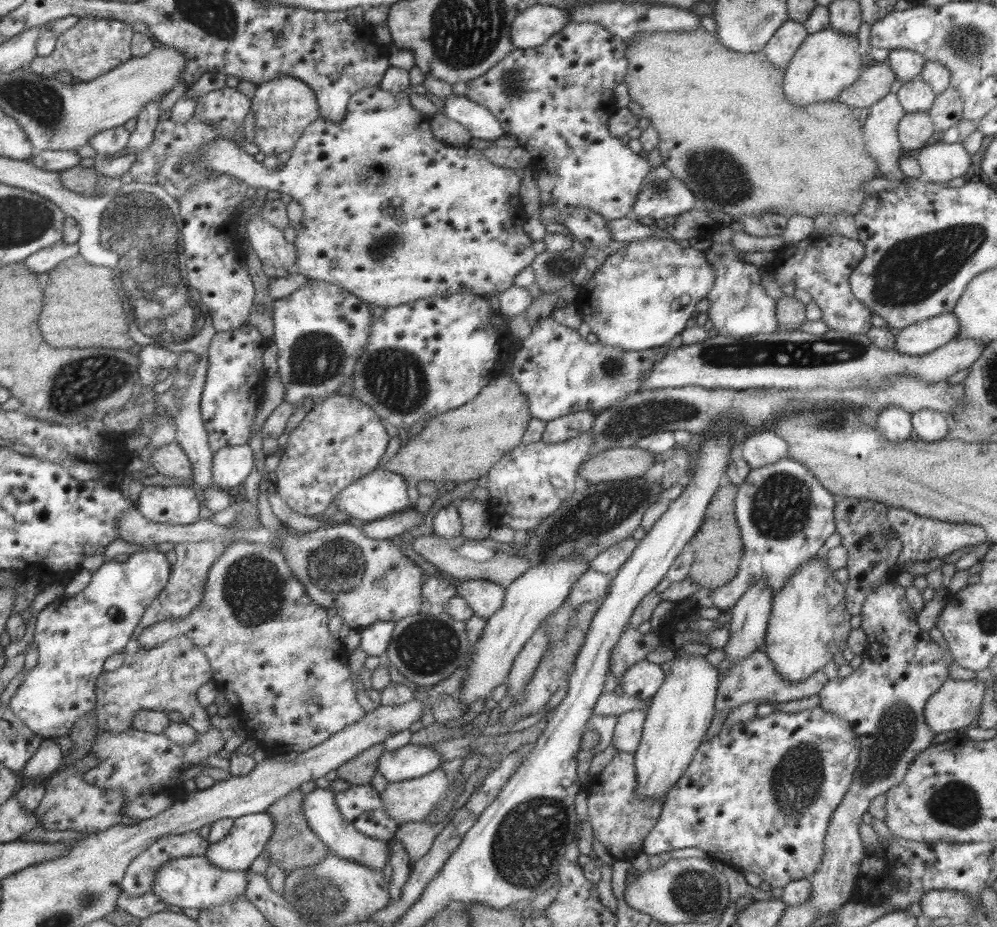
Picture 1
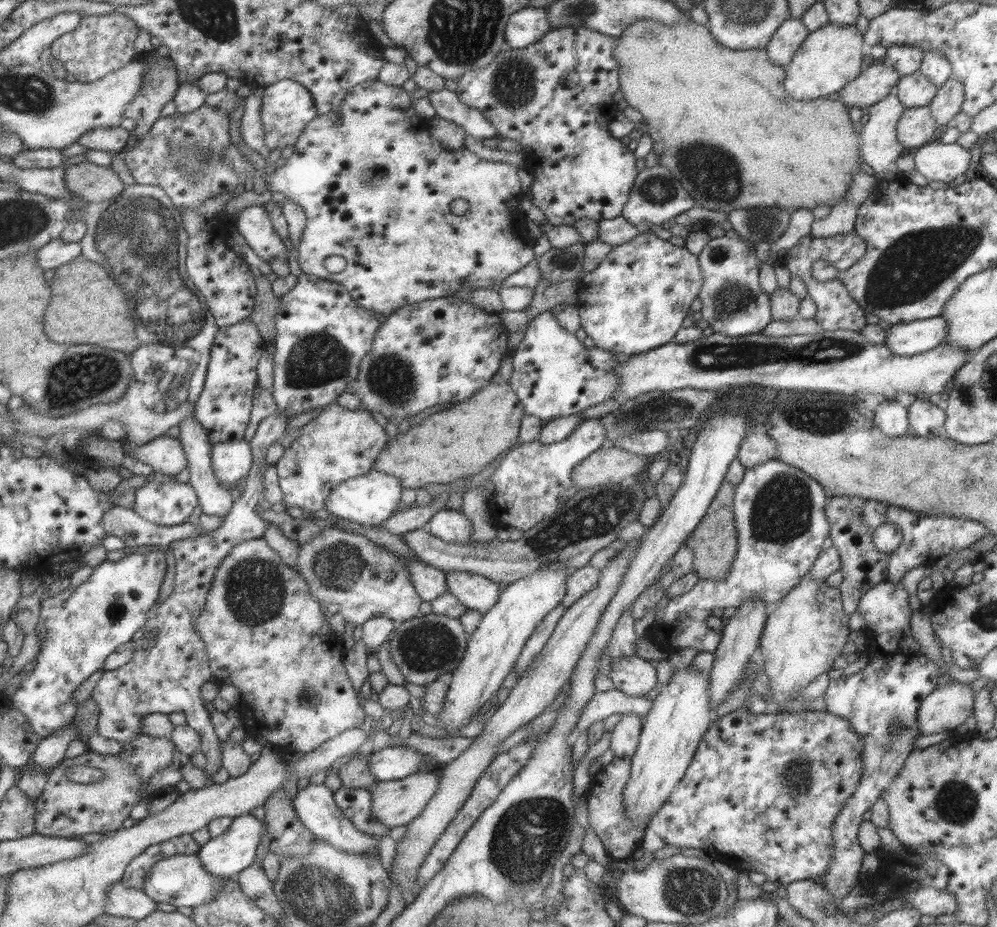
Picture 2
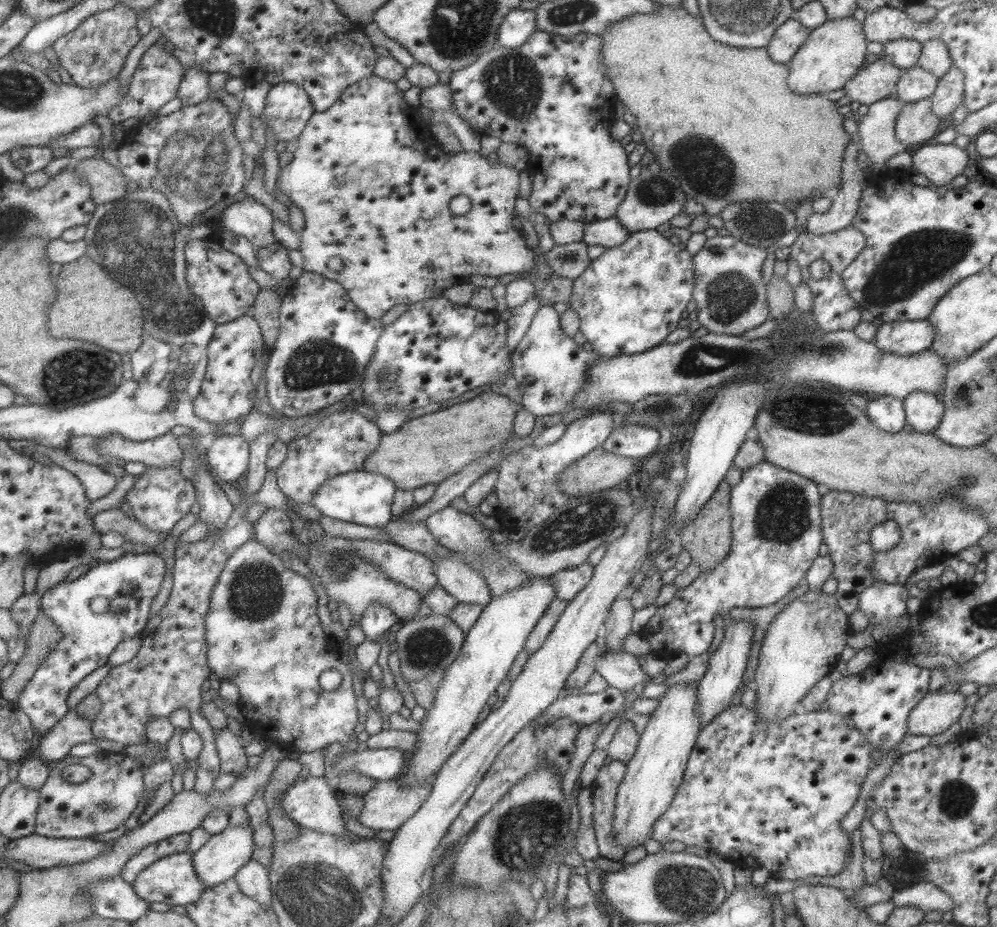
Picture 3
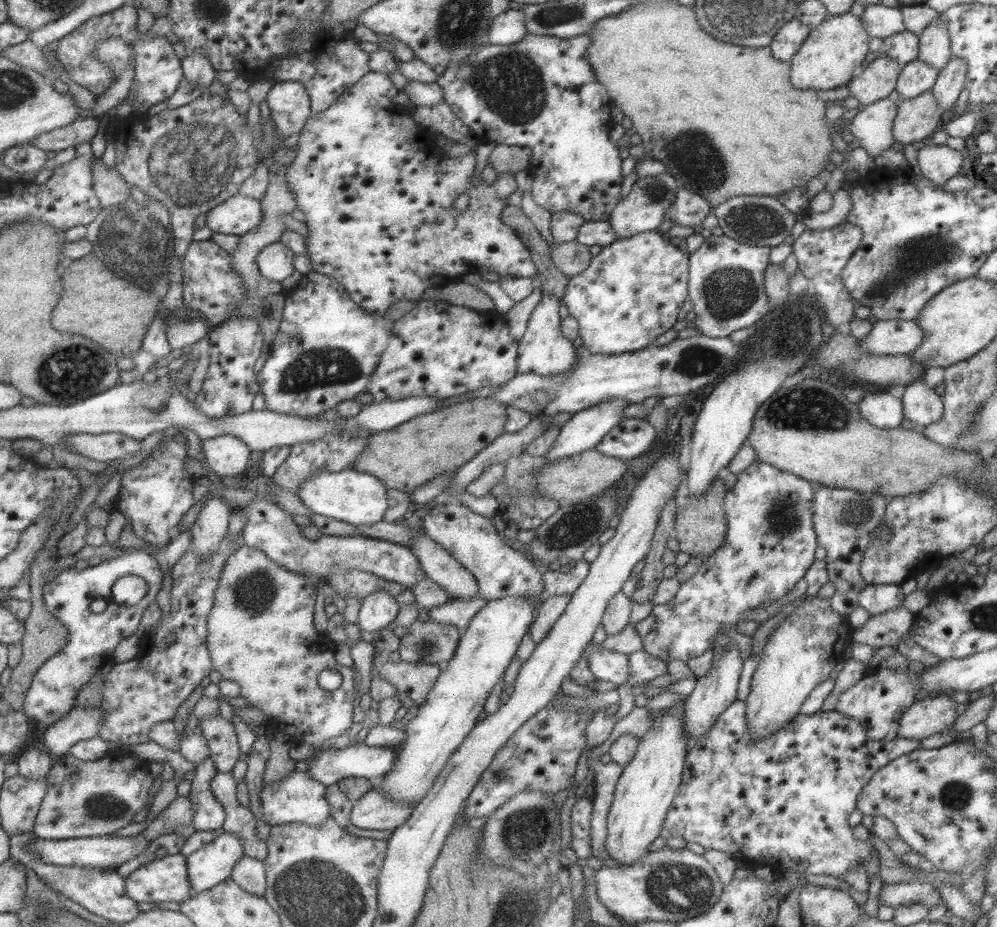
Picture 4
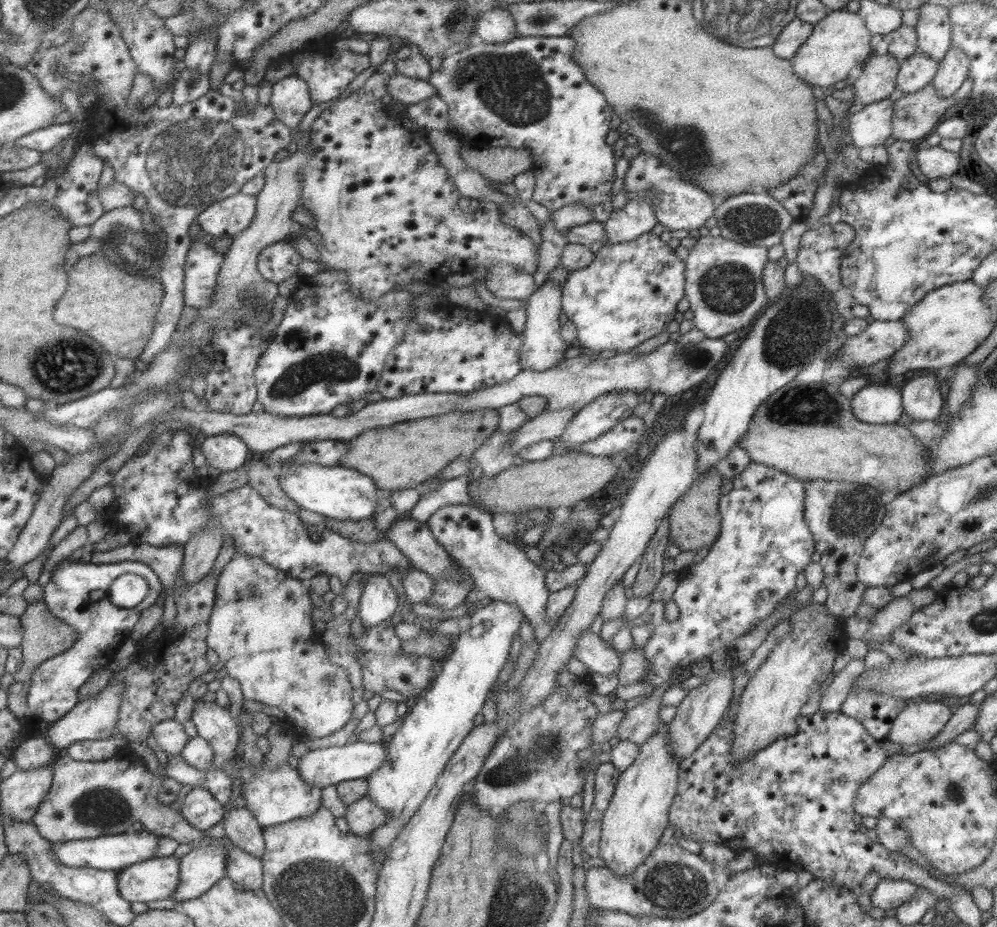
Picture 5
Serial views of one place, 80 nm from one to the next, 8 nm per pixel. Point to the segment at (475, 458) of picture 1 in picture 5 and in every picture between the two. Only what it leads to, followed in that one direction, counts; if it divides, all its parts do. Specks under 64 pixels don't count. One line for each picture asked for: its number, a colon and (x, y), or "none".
2: (461, 440)
3: (426, 449)
4: (402, 458)
5: (394, 457)

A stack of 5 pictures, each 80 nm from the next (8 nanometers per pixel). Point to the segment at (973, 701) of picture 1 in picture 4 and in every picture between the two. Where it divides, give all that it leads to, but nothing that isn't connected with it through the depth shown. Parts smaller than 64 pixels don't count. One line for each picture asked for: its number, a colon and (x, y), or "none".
2: (945, 707)
3: (936, 711)
4: (925, 717)

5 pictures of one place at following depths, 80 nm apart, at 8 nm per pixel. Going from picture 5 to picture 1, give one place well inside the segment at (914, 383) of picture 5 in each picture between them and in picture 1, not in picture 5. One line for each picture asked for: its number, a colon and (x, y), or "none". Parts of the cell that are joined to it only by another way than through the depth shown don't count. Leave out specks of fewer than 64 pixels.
1: (929, 426)
2: (924, 417)
3: (923, 411)
4: (920, 404)

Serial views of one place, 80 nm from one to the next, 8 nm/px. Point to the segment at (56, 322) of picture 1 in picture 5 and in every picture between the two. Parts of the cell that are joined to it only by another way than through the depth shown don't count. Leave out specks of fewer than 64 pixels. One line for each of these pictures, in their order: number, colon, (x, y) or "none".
2: (87, 307)
3: (99, 310)
4: (95, 303)
5: (117, 309)

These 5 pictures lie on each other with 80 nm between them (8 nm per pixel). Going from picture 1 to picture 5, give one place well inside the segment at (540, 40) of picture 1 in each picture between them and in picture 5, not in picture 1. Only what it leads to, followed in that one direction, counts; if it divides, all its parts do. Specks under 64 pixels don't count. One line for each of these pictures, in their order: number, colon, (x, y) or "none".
2: (524, 27)
3: (517, 25)
4: (507, 28)
5: (495, 25)

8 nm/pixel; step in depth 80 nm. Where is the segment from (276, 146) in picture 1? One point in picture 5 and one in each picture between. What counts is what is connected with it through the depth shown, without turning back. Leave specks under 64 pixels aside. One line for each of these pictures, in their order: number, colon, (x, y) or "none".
2: (286, 107)
3: (287, 107)
4: (289, 104)
5: (290, 99)

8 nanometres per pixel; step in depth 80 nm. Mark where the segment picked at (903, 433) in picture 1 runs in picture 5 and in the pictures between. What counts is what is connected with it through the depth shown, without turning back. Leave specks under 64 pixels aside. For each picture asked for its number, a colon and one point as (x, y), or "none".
2: (890, 417)
3: (885, 412)
4: (881, 409)
5: (873, 404)

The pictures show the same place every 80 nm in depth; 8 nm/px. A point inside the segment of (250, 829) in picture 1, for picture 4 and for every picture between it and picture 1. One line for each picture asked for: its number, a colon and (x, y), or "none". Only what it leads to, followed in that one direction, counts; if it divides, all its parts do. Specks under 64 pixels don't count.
2: (225, 855)
3: (217, 860)
4: (212, 863)

